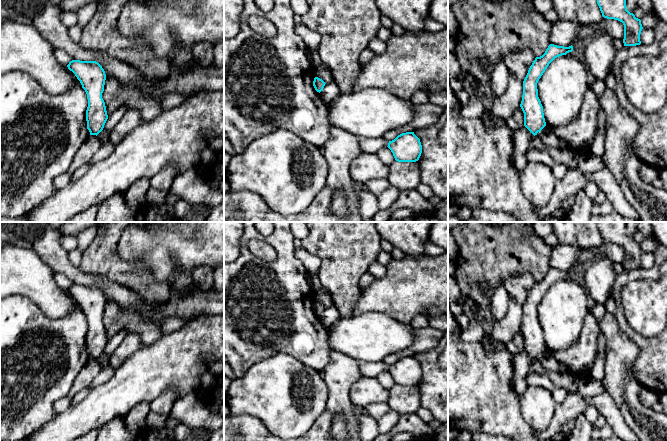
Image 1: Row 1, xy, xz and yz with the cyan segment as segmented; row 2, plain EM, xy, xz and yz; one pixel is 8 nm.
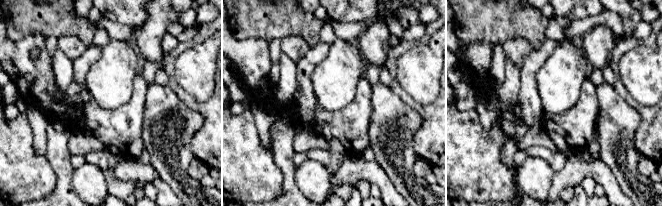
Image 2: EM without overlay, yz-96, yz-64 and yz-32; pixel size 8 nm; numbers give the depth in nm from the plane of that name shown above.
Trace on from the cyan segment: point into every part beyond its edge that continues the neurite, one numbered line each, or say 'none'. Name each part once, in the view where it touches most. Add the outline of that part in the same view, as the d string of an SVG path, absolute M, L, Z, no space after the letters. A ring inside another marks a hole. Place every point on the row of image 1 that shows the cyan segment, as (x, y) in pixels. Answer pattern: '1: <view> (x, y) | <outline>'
none

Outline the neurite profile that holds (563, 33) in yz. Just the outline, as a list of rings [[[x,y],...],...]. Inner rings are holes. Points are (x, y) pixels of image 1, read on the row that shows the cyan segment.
[[[557,20],[552,25],[552,28],[551,28],[550,43],[557,45],[557,46],[569,47],[573,44],[578,31],[582,27],[586,27],[586,26],[589,26],[589,25],[582,25],[582,24],[576,23],[574,21]]]

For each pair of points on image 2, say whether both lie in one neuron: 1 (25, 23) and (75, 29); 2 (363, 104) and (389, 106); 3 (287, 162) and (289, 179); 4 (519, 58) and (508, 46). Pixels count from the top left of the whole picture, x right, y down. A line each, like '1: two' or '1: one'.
1: one
2: two
3: one
4: one

